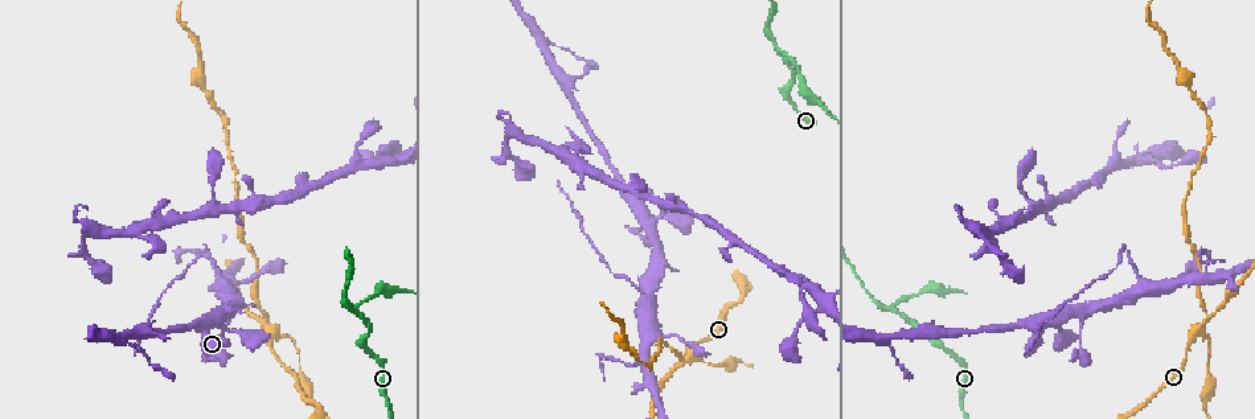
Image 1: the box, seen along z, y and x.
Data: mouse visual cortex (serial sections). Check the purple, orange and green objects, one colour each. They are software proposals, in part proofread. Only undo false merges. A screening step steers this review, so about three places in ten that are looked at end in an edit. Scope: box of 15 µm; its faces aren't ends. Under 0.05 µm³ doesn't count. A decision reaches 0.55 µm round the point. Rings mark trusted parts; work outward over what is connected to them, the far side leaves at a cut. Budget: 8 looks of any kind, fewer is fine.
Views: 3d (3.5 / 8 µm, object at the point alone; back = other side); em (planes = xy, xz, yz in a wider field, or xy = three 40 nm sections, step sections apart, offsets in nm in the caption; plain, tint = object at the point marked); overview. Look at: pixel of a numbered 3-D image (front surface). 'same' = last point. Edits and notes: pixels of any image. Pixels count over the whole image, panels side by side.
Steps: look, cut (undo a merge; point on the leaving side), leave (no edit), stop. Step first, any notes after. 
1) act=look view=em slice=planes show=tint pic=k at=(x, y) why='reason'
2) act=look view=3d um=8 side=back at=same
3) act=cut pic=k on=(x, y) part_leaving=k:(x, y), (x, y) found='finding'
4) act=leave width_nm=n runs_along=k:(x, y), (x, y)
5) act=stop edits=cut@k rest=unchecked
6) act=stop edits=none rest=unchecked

act=look view=3d um=3.5 pic=1 at=(646, 240) why='calibre changes'

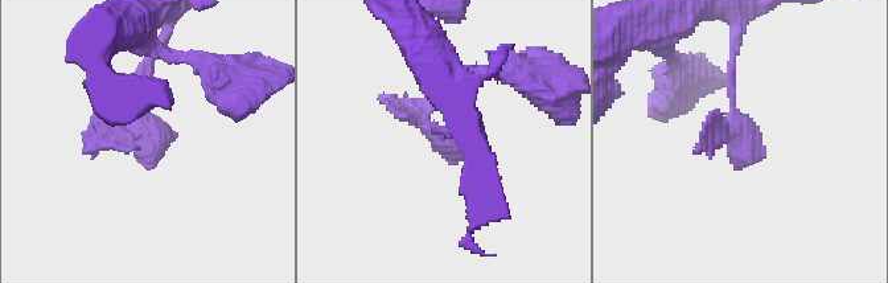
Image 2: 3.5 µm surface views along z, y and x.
act=look view=em slice=xy step=2 show=tint pic=2 at=(438, 135)

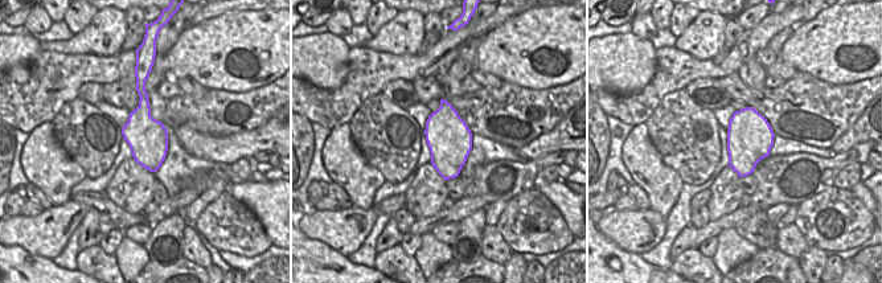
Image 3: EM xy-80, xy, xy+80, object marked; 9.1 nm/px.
act=leave runs_along=2:(735, 37), (731, 103), (757, 160) found='continuous, no second cell'

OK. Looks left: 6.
act=look view=3d um=8 pic=1 at=(354, 313) why='three arms meet'

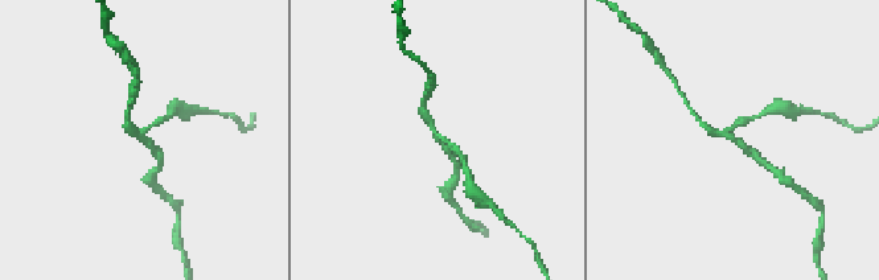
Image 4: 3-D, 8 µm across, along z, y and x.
act=look view=em slice=xy step=2 show=tint pic=4 at=(731, 138) arms=3 arm_widths_nm=150,150,200 why='need the tissue'

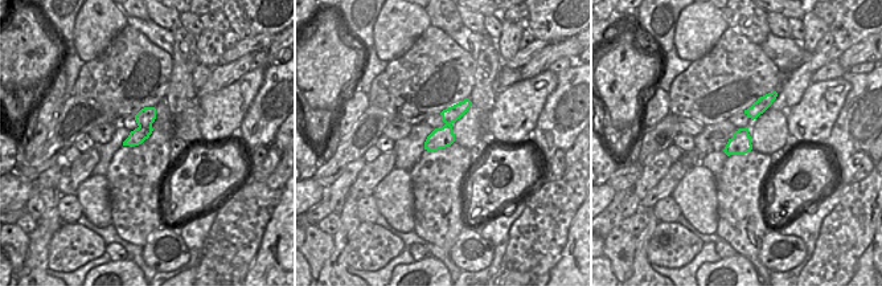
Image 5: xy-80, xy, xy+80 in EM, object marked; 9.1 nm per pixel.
act=cut pic=4 on=(463, 159) part_leaving=4:(439, 136), (463, 159), (469, 177) found='two cells meet here'

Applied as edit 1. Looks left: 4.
act=look view=3d um=8 pic=1 at=(1198, 327) why='thick turns thin'

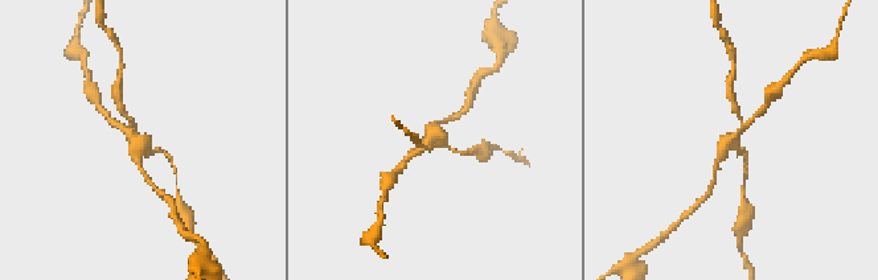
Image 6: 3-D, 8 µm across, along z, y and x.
act=look view=em slice=planes show=tint pic=6 at=(434, 136)

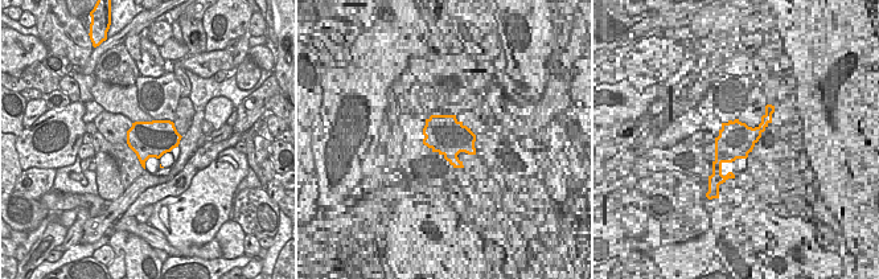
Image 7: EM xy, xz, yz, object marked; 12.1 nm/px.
act=cut pic=6 on=(118, 99) arms=4 arm_widths_nm=100,150,150,200 part_leaving=6:(134, 127), (122, 110), (120, 75) found='a second cell is stuck on'

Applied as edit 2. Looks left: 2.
act=stop edits=cut@4,cut@6 rest=unchecked

